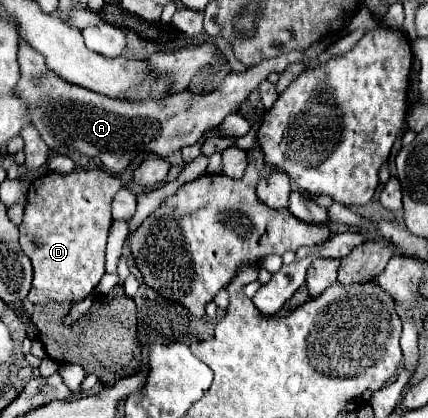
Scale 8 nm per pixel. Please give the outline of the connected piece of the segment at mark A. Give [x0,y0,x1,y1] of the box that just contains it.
[16,41,304,173]

